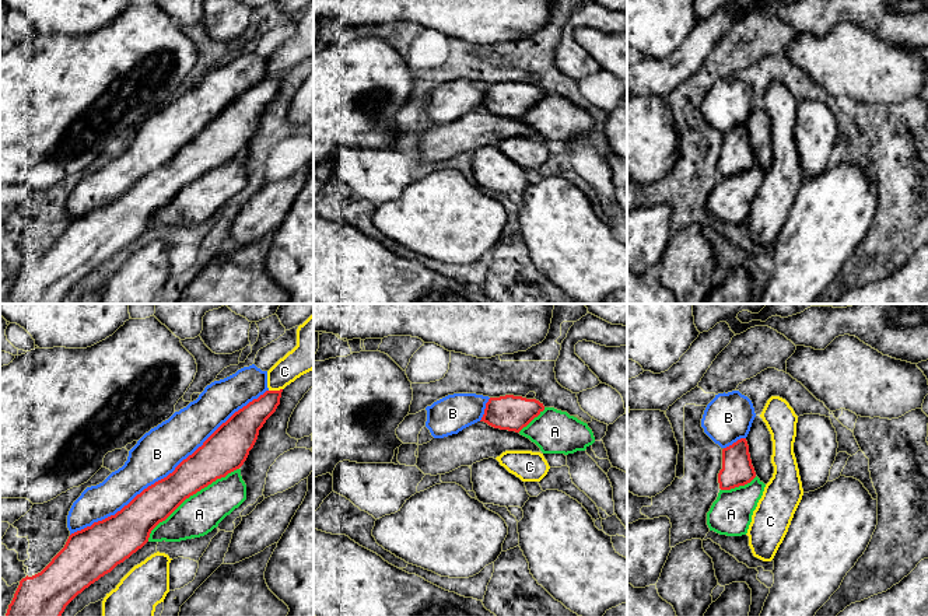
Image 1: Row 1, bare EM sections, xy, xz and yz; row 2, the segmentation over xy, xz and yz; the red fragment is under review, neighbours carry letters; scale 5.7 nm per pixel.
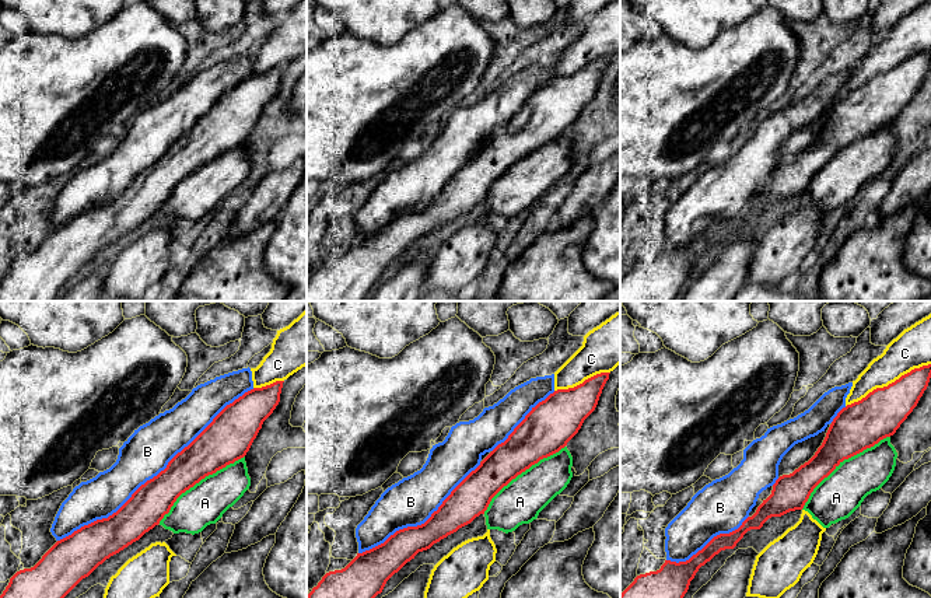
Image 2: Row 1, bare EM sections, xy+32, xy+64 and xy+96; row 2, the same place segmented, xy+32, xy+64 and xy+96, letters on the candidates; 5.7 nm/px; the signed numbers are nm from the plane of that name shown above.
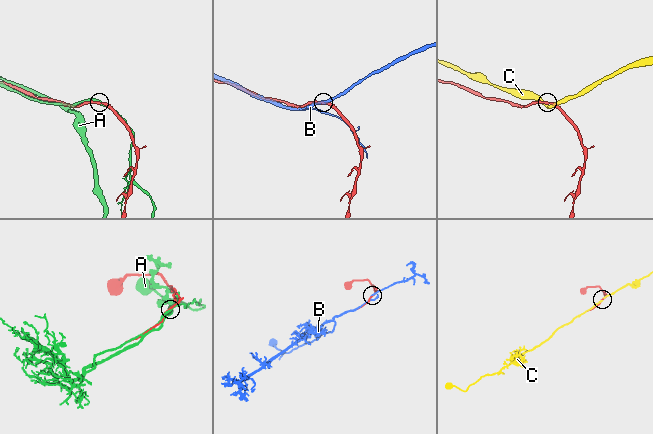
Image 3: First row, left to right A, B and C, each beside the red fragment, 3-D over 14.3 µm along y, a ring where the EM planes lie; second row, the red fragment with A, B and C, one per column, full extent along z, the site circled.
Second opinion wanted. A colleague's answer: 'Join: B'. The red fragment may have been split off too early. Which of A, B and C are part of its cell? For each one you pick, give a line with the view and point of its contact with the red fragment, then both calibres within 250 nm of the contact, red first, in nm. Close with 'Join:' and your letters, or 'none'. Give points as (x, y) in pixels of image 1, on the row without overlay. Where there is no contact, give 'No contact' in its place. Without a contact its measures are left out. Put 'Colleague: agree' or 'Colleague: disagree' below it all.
Join: none
Colleague: disagree

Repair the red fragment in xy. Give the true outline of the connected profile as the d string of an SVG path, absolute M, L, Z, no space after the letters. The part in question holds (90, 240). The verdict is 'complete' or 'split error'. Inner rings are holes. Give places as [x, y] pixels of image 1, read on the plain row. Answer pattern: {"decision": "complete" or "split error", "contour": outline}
{"decision": "complete", "contour": "M283 76L266 77L249 88L223 109L167 164L144 175L115 202L71 220L64 234L41 259L32 263L27 262L20 267L6 304L60 304L78 280L141 235L148 228L151 217L186 185L244 151L258 126L259 116L280 91L281 78Z"}

